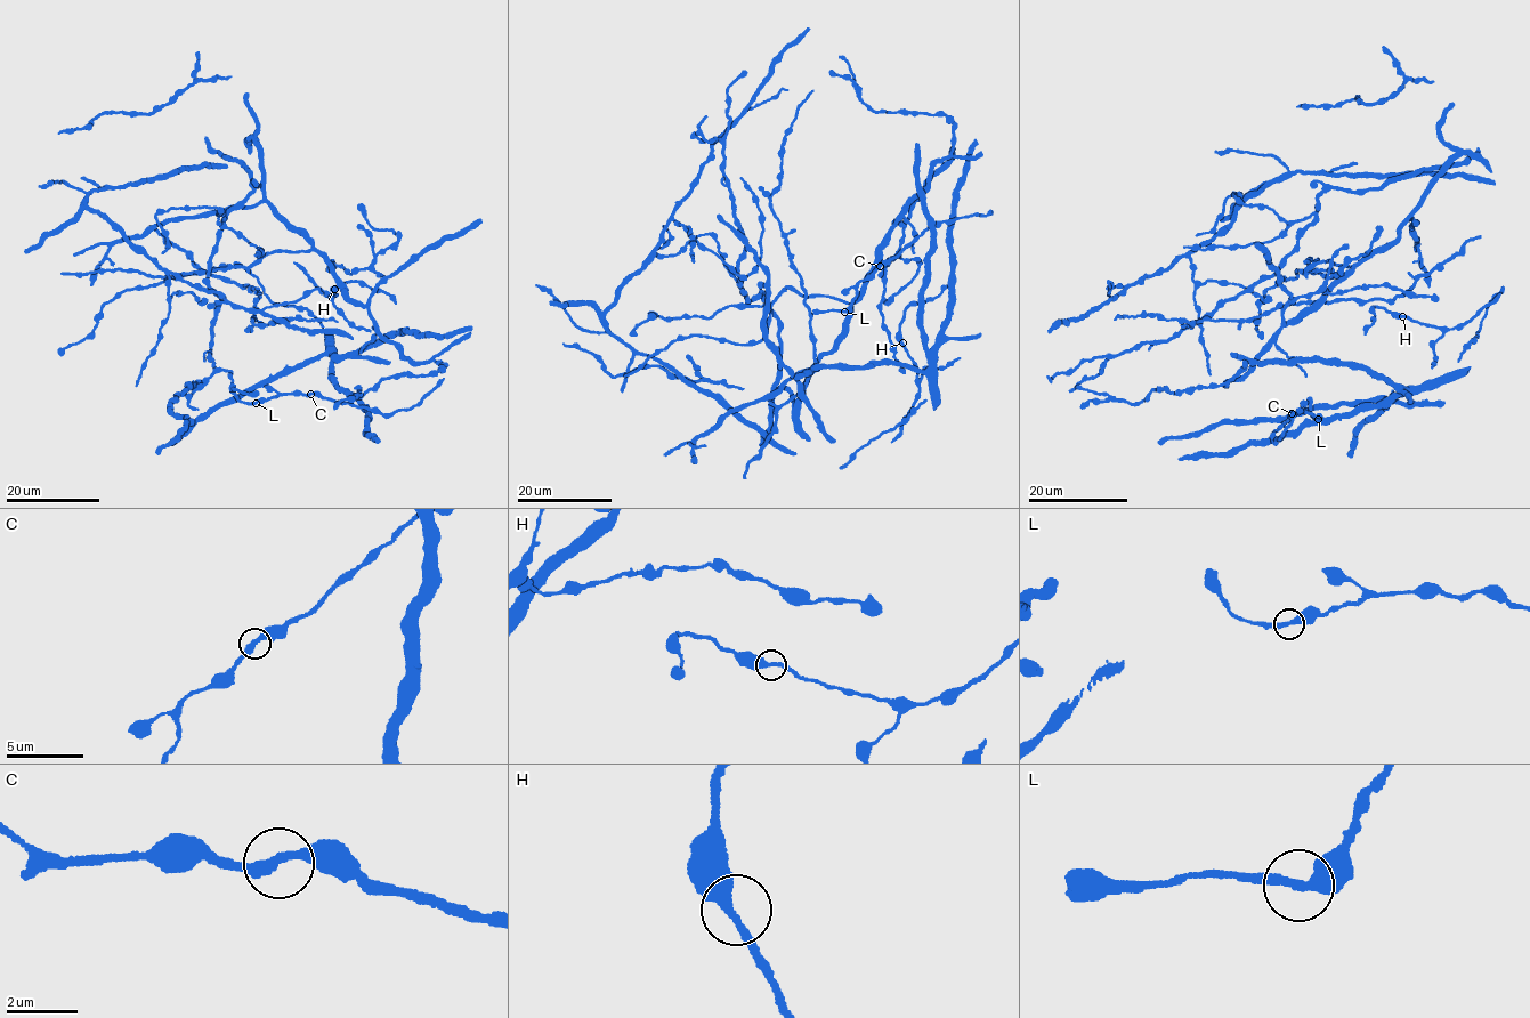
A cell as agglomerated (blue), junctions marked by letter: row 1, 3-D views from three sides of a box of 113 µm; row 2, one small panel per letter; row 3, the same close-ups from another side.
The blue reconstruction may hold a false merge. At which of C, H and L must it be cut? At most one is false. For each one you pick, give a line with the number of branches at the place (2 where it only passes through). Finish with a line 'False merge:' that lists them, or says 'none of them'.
False merge: none of them

